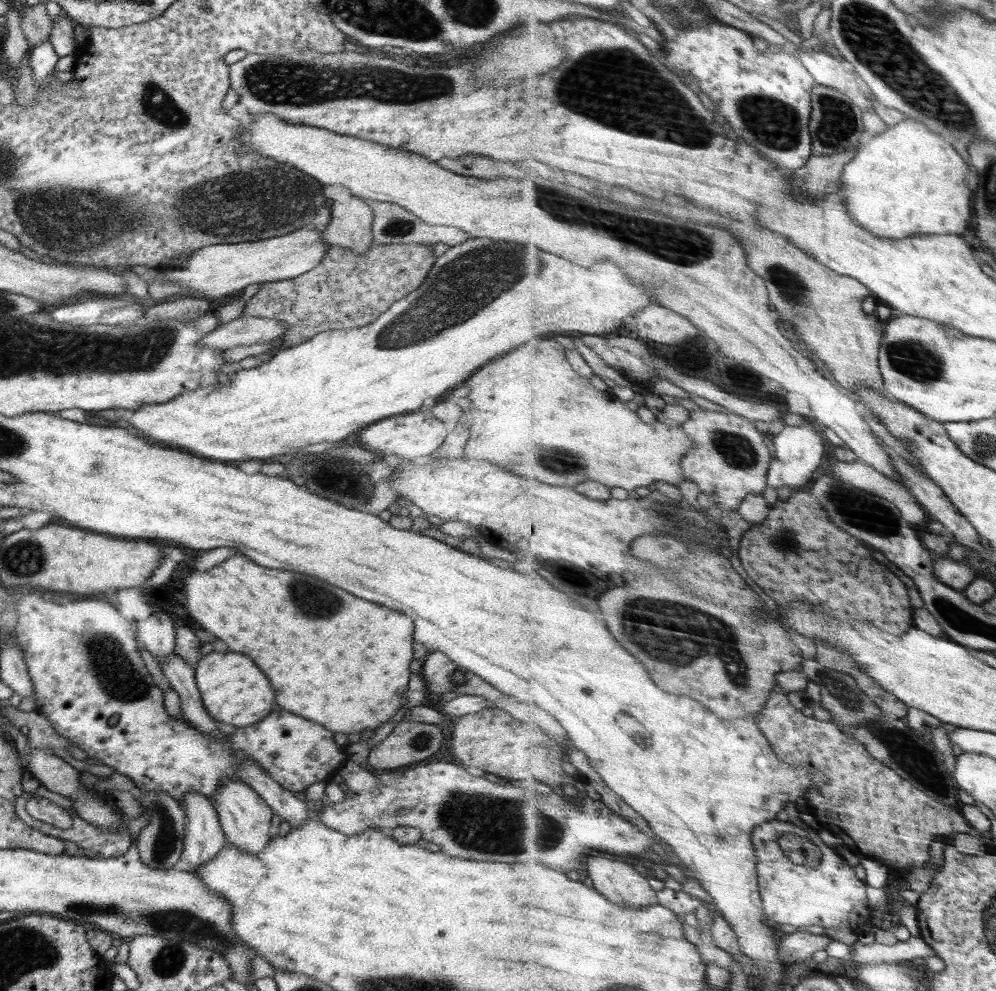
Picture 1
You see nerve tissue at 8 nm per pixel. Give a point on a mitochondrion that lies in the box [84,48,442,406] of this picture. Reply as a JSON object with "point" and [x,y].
{"point":[252,203]}

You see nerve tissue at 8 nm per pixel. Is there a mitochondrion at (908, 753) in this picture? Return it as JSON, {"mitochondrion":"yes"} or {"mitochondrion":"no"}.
{"mitochondrion":"yes"}

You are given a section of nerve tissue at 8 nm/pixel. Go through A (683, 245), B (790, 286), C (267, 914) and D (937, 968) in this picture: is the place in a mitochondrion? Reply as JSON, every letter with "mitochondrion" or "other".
{"A":"mitochondrion","B":"mitochondrion","C":"other","D":"other"}

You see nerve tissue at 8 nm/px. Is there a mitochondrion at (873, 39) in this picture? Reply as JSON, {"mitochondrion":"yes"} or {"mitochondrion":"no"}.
{"mitochondrion":"yes"}

